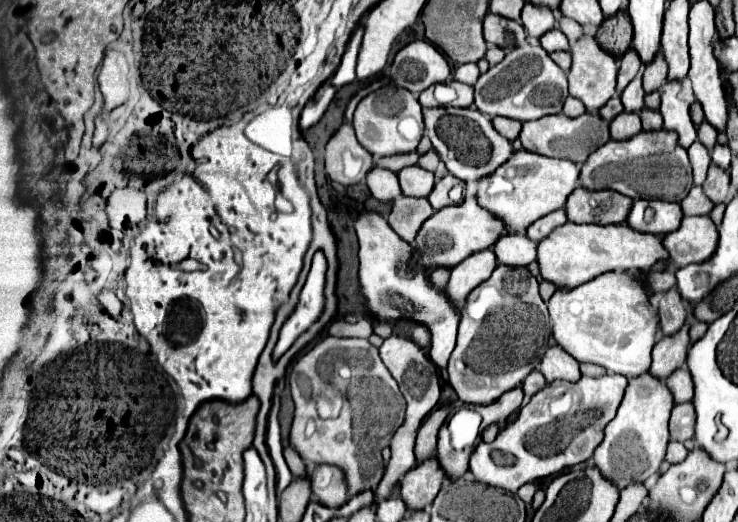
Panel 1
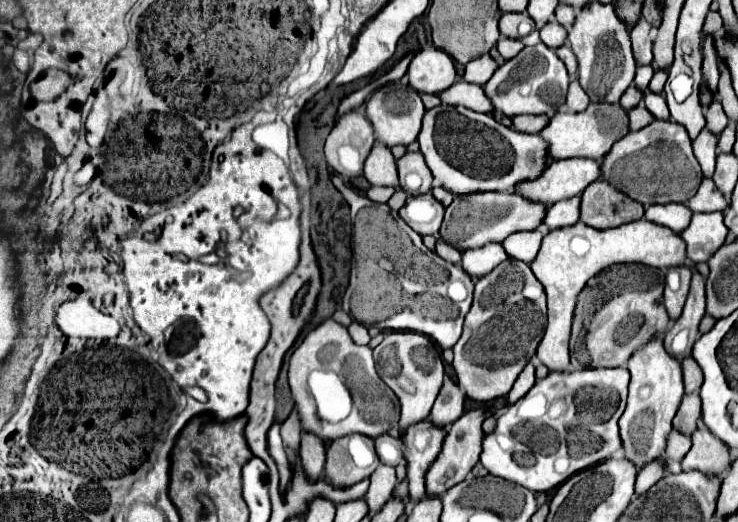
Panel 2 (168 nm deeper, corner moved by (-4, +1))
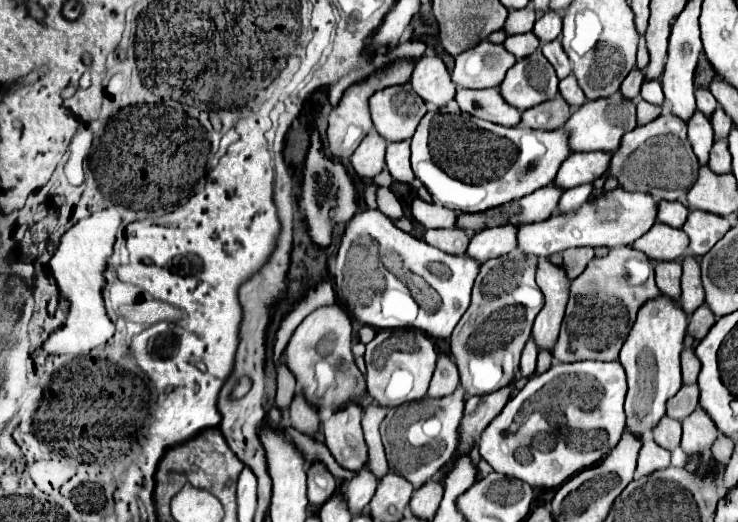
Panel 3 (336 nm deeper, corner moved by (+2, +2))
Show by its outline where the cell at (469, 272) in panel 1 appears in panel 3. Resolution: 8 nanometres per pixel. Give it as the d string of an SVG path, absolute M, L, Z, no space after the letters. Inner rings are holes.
M496 226L496 228L486 228L478 234L472 236L466 256L474 258L478 264L484 264L490 258L504 256L516 248L514 240L514 226Z

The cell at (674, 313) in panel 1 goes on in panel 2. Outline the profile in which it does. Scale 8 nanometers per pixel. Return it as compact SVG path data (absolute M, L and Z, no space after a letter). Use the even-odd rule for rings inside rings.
M686 265L669 268L665 277L664 305L672 321L676 321L684 309L692 271Z

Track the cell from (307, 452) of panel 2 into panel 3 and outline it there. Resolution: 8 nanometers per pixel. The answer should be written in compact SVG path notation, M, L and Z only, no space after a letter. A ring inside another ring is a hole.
M296 392L294 396L294 402L290 406L290 426L296 428L298 432L314 438L320 430L320 418L318 418L318 412L314 412L314 408L310 408L310 404L306 404L302 400L302 394Z

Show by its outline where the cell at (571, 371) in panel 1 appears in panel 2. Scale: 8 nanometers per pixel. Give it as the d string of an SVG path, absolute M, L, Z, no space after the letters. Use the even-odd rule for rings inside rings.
M646 219L632 221L614 229L598 231L588 225L572 225L564 229L554 229L544 237L542 249L532 263L532 271L538 281L544 285L548 295L548 323L544 329L544 337L538 343L536 355L550 371L568 371L570 367L570 325L572 311L576 305L576 297L594 273L616 265L616 263L642 263L658 269L678 267L686 261L686 245L678 233L668 227L660 227Z

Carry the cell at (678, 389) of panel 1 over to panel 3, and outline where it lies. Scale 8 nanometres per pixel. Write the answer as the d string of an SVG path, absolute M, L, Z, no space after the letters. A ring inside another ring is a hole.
M682 350L682 382L696 384L700 374L700 360L696 358L694 350Z

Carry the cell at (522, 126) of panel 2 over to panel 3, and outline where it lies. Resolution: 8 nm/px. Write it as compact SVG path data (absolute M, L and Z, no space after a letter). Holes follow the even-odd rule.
M556 96L554 100L546 102L546 104L542 104L542 106L534 106L534 108L530 108L530 110L524 110L520 124L526 126L526 128L556 130L556 128L560 128L568 118L570 118L570 106L566 104L566 100L562 100L560 96Z

